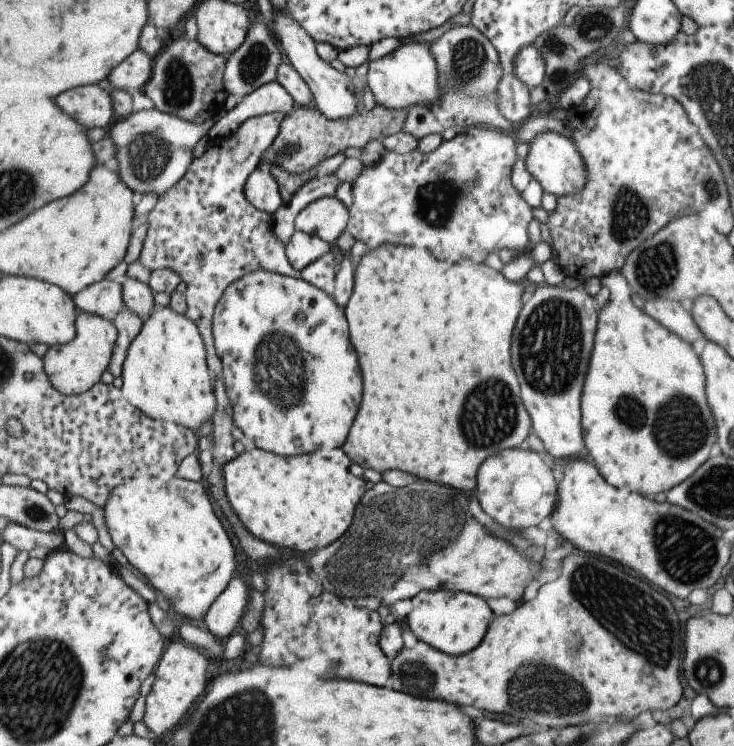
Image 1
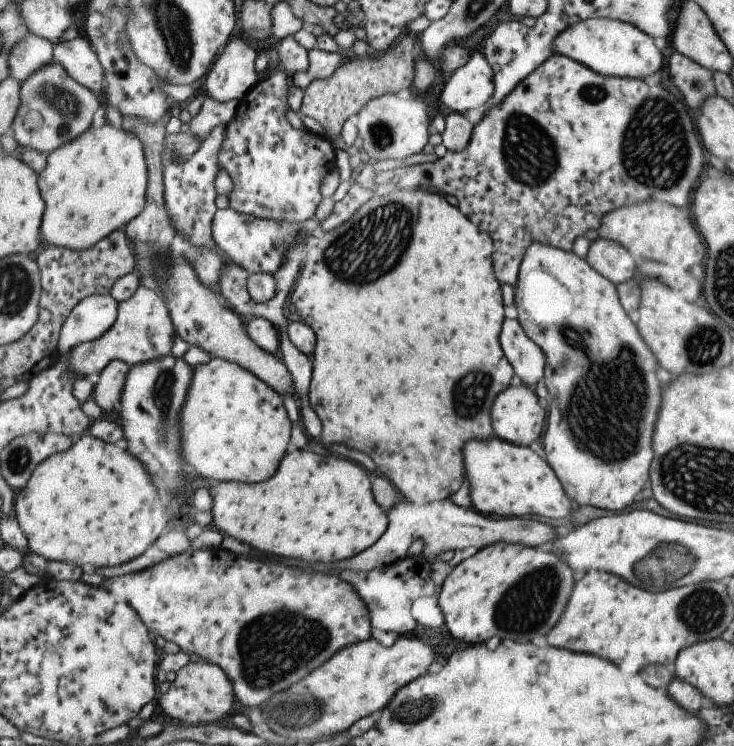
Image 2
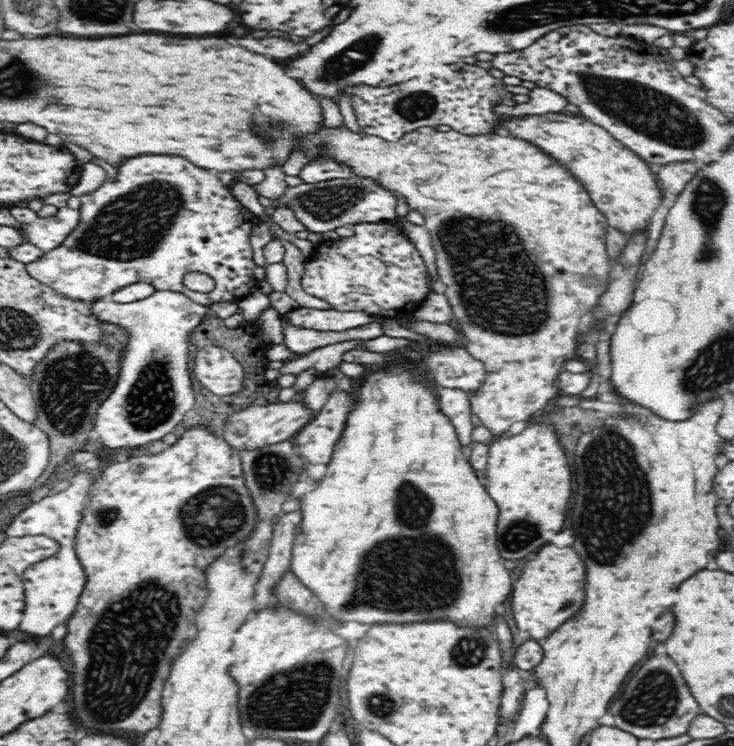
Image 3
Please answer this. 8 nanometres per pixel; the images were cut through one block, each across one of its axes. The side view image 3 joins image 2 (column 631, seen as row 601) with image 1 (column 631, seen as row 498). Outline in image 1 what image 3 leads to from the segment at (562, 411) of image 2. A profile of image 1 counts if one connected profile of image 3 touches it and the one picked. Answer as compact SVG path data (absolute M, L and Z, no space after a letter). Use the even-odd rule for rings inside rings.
M621 270L613 271L607 276L601 278L601 284L609 288L611 295L608 303L598 312L598 327L593 347L593 358L589 362L589 372L585 379L585 386L582 394L582 410L584 437L587 452L593 459L594 465L605 474L607 482L617 488L629 488L631 492L645 494L653 498L659 492L668 493L673 487L681 484L681 481L687 480L689 476L696 472L699 466L703 465L709 458L711 444L715 442L715 416L711 416L711 408L708 406L708 400L705 398L703 390L703 372L701 364L691 350L691 345L681 338L675 331L669 330L662 322L649 316L644 309L637 308L629 295L631 286Z

